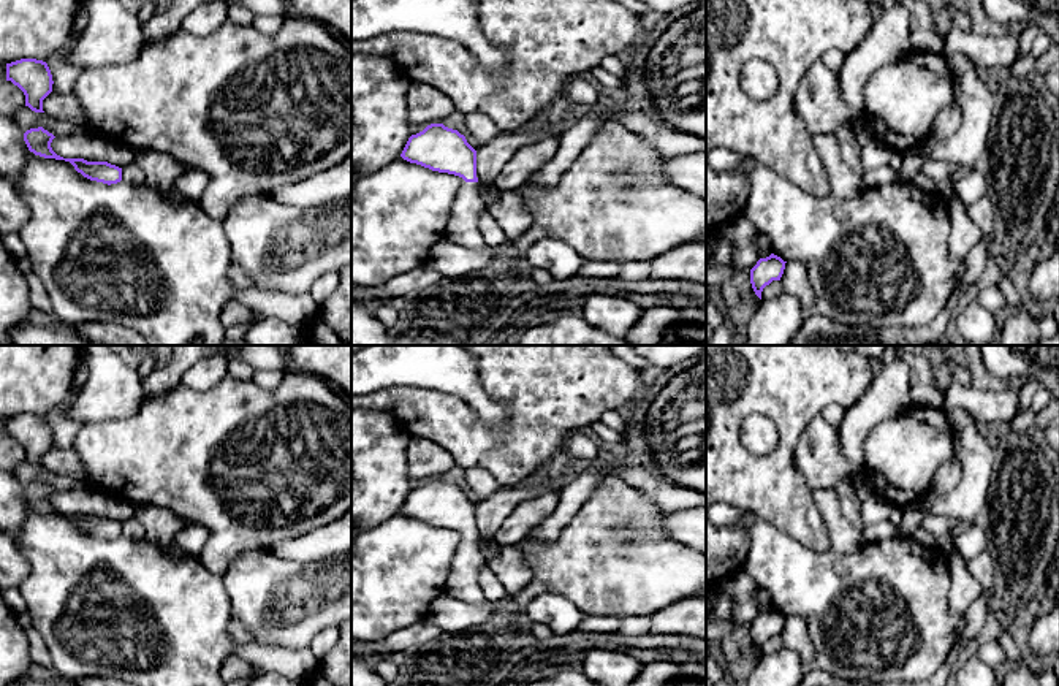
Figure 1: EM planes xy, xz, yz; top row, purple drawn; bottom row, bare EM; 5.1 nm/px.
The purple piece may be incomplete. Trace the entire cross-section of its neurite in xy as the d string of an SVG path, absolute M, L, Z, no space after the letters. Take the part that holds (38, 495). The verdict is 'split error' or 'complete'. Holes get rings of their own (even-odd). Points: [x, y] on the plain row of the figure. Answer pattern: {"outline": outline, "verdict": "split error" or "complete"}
{"outline": "M43 482L30 483L24 488L24 496L28 505L35 510L70 516L78 528L90 535L103 537L108 540L122 535L122 523L108 516L87 516L84 513L63 513L57 510L51 502L54 493L55 491Z", "verdict": "complete"}

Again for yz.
{"outline": "M771 608L766 613L760 613L757 619L750 624L750 638L755 650L761 654L761 646L772 635L780 635L785 618L780 612Z", "verdict": "complete"}

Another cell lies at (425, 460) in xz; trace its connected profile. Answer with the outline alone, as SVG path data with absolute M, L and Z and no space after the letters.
M412 437L407 448L407 472L410 480L443 477L456 463L451 455L431 440Z

